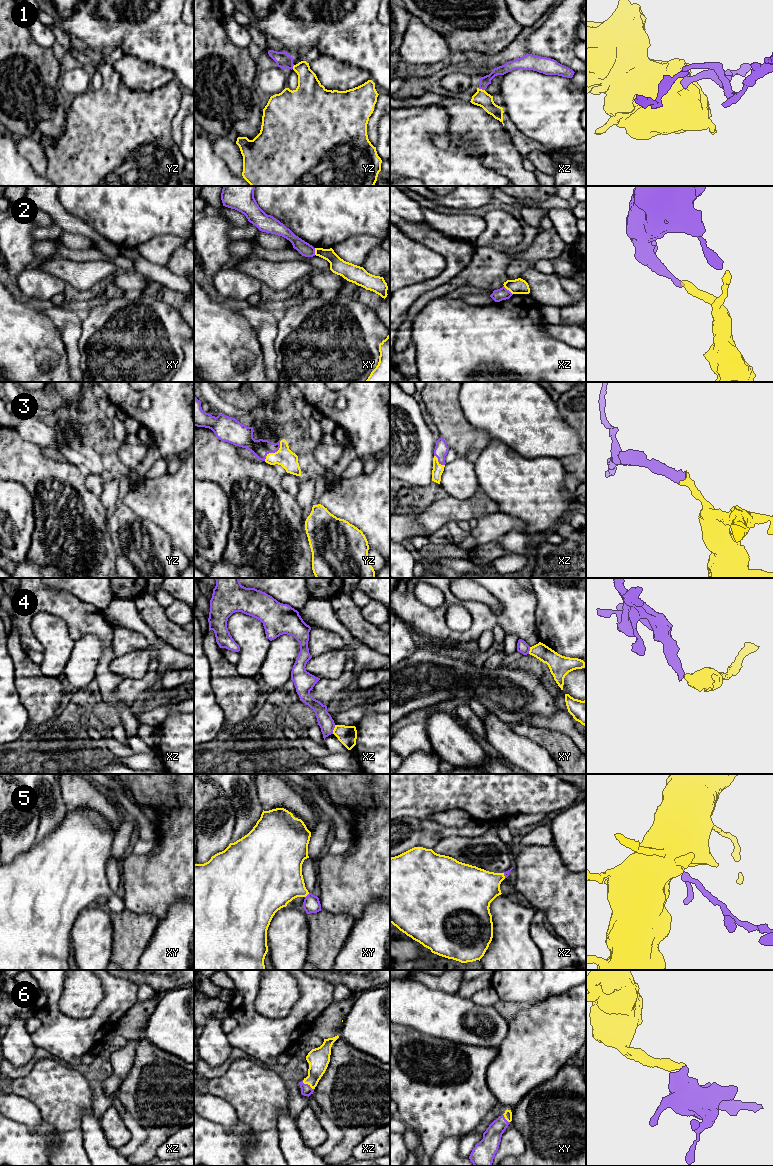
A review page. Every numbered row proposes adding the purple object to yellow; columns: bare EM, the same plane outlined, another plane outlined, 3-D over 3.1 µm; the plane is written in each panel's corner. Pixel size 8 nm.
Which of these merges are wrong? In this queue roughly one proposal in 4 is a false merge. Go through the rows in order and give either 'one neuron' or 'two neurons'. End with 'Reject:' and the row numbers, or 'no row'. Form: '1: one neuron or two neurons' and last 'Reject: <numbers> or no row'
1: one neuron
2: two neurons
3: one neuron
4: two neurons
5: one neuron
6: one neuron
Reject: 2, 4

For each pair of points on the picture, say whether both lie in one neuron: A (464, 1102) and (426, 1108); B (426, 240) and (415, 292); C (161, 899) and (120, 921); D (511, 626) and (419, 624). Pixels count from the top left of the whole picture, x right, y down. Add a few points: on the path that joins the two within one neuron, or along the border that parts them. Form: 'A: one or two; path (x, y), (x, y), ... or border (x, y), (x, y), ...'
A: one; path (455, 1102), (435, 1102)
B: one; path (444, 250), (450, 256), (450, 270), (433, 284)
C: two; border (126, 909), (136, 913), (151, 913), (158, 919)
D: one; path (488, 620), (485, 620), (469, 635), (442, 633)

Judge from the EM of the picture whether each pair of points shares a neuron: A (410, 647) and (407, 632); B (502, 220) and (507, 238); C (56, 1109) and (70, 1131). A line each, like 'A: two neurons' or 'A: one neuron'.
A: one neuron
B: one neuron
C: one neuron

